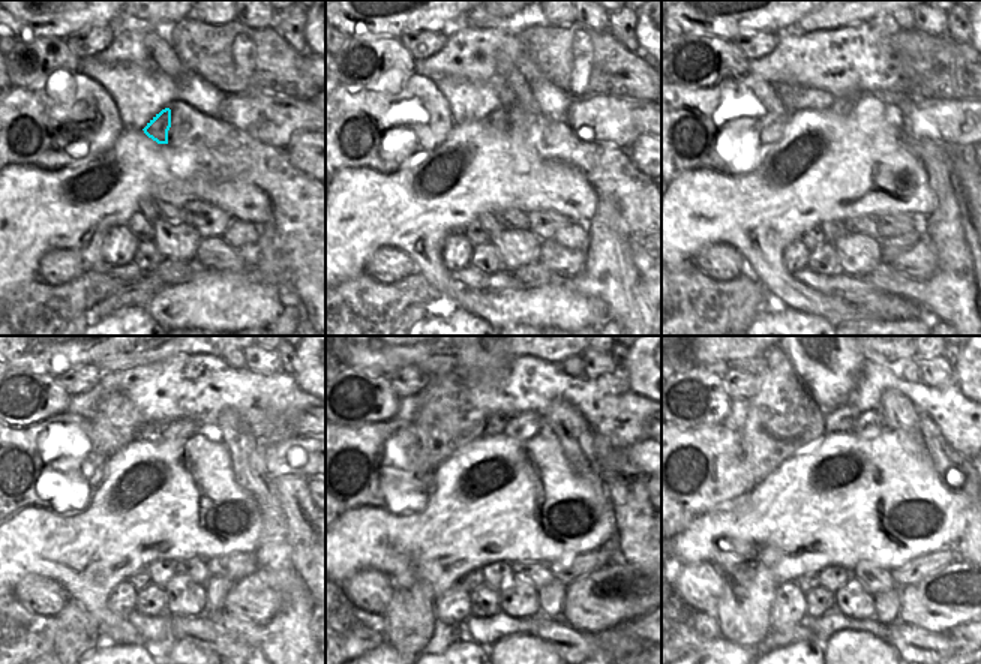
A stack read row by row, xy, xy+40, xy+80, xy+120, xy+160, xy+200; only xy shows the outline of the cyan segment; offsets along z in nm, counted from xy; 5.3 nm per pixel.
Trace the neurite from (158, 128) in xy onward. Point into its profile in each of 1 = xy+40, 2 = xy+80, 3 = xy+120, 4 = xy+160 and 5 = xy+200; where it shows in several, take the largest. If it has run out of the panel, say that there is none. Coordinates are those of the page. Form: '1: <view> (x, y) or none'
1: xy+40 (498, 119)
2: xy+80 (843, 105)
3: xy+120 (180, 429)
4: xy+160 (522, 426)
5: xy+200 (869, 424)

